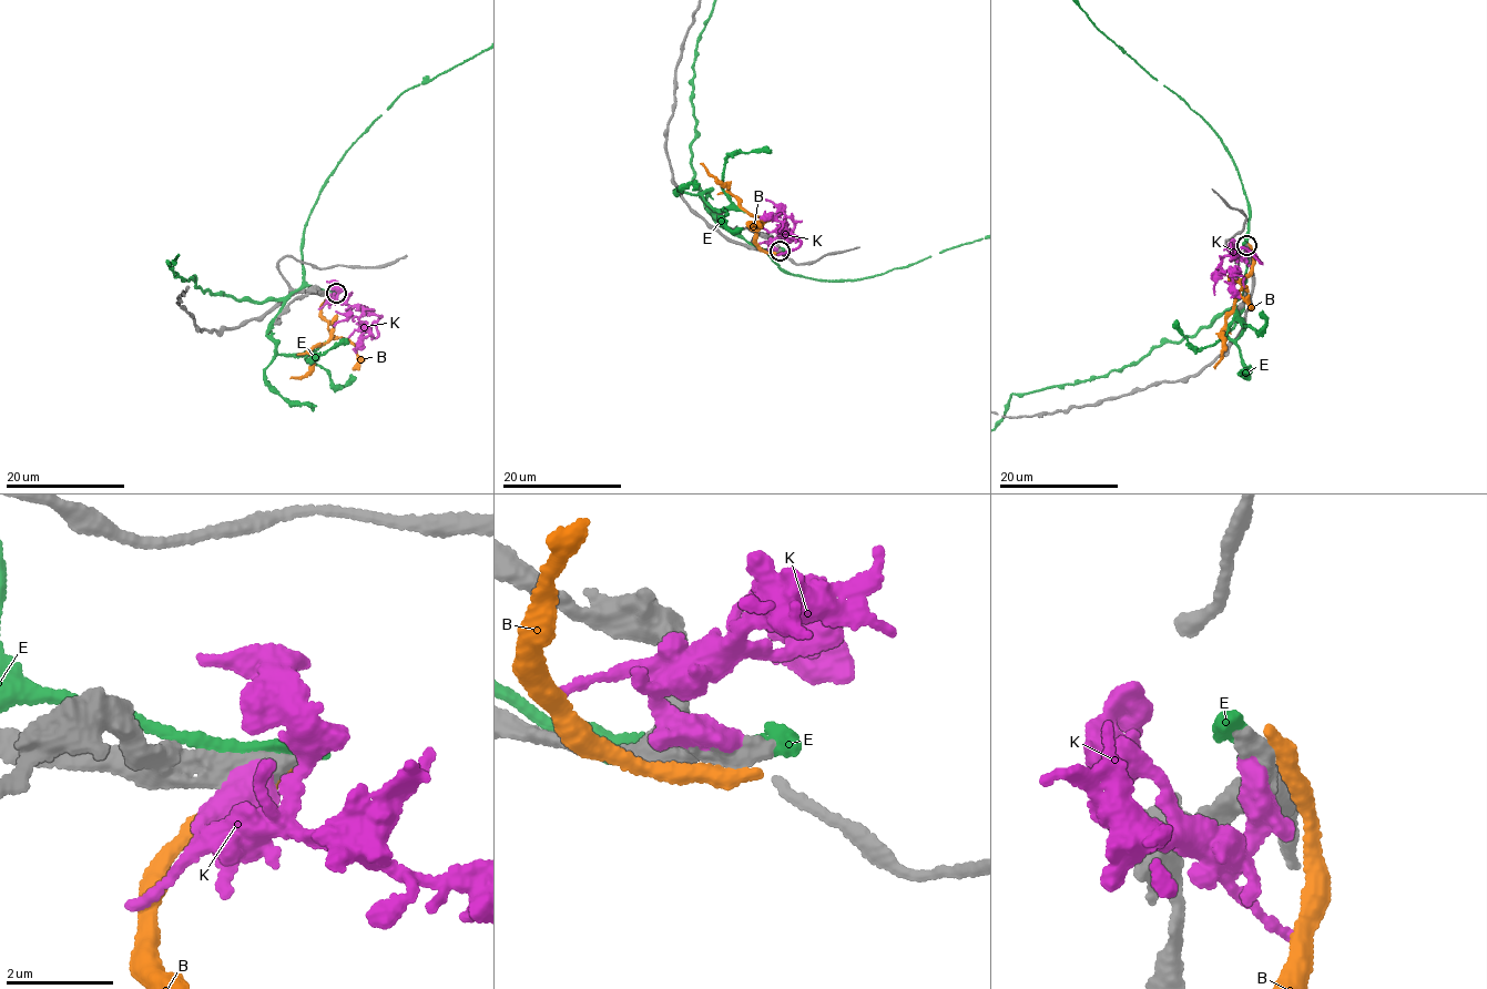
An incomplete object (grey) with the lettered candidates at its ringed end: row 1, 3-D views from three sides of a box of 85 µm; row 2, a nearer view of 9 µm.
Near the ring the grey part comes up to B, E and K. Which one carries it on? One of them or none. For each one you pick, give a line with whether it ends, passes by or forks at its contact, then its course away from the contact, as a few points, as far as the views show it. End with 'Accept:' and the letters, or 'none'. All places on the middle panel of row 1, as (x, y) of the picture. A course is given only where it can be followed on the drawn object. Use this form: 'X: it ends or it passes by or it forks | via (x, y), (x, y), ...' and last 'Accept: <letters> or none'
Accept: none

